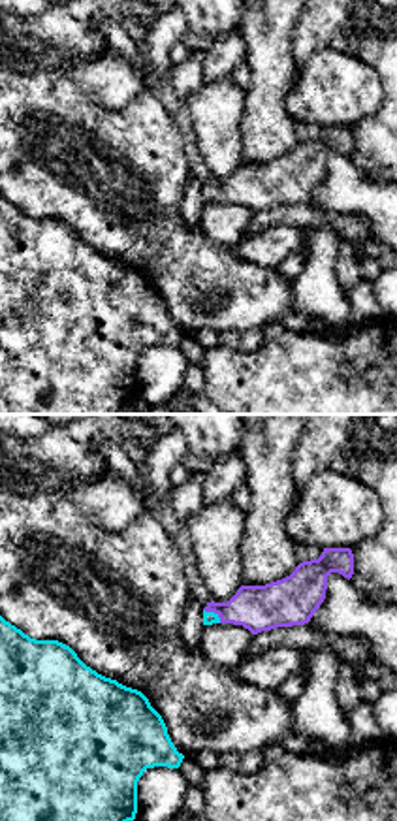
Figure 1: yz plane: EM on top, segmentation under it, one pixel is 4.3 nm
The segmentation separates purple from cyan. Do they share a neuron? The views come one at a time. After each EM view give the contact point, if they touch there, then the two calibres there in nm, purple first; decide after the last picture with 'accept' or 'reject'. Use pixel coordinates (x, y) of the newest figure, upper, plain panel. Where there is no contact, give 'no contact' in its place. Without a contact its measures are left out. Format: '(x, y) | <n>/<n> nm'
(213, 189) | 190/60 nm

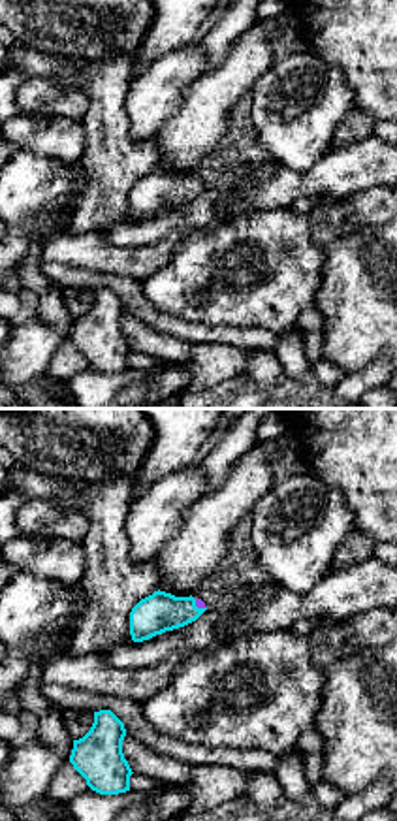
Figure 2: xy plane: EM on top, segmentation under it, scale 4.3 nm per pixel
(198, 185) | 40/170 nm

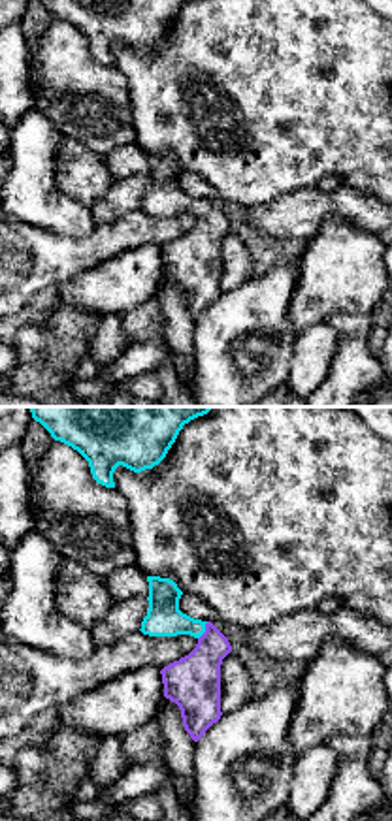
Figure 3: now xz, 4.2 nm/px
(206, 209) | 240/150 nm

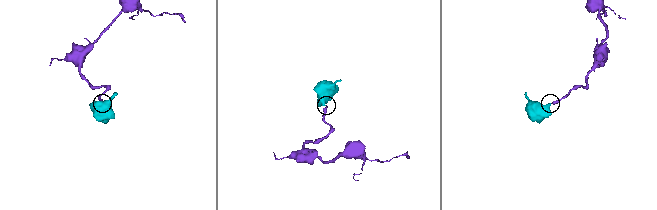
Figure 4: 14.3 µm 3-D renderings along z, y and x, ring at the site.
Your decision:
accept

